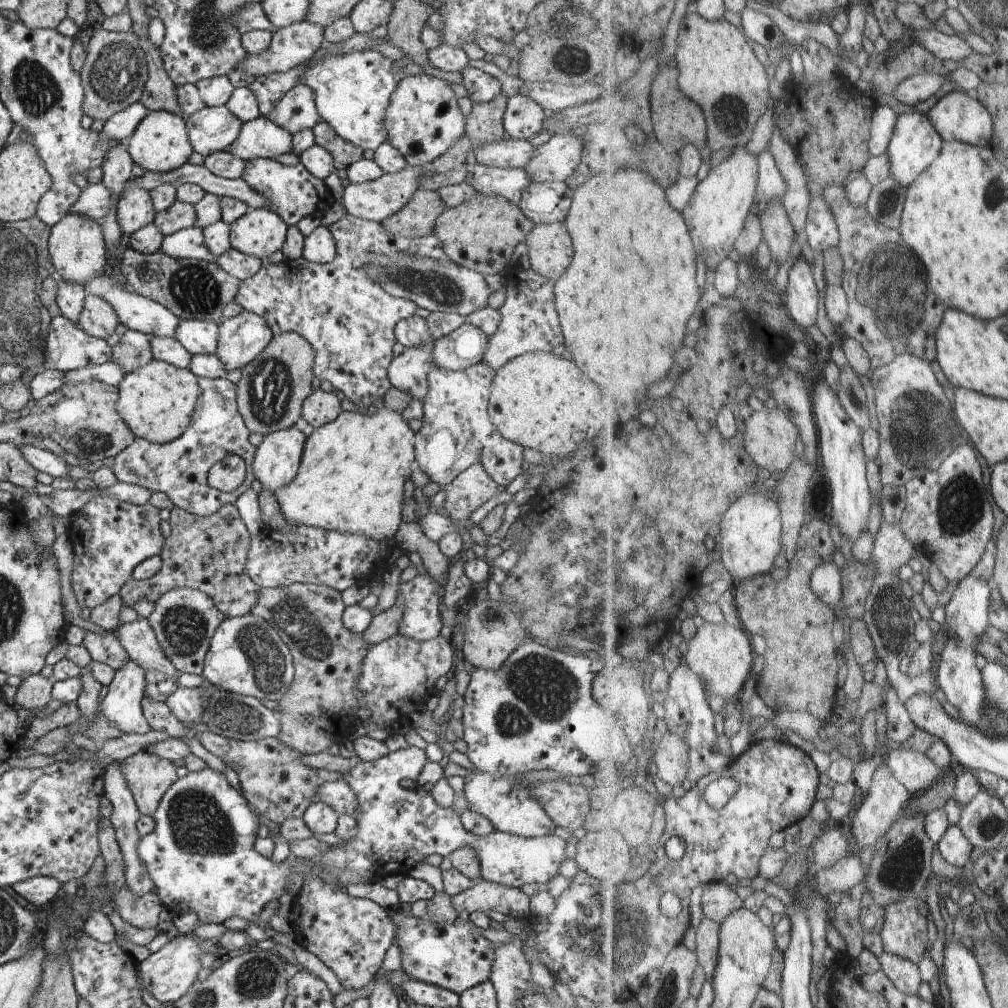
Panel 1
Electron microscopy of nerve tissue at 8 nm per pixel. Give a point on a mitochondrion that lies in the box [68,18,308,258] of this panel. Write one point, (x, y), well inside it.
(117, 71)

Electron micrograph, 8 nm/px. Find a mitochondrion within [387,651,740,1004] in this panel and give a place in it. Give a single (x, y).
(618, 932)

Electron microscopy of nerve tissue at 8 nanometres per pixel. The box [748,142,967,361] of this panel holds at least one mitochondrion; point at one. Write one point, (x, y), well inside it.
(893, 298)

